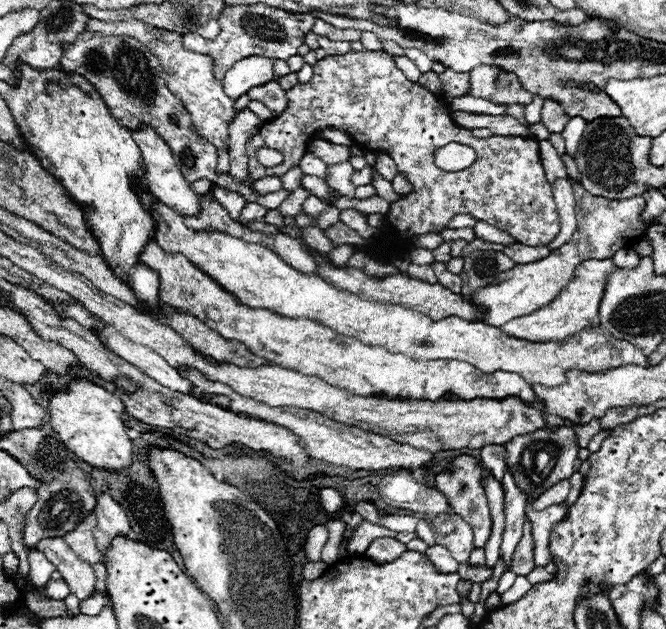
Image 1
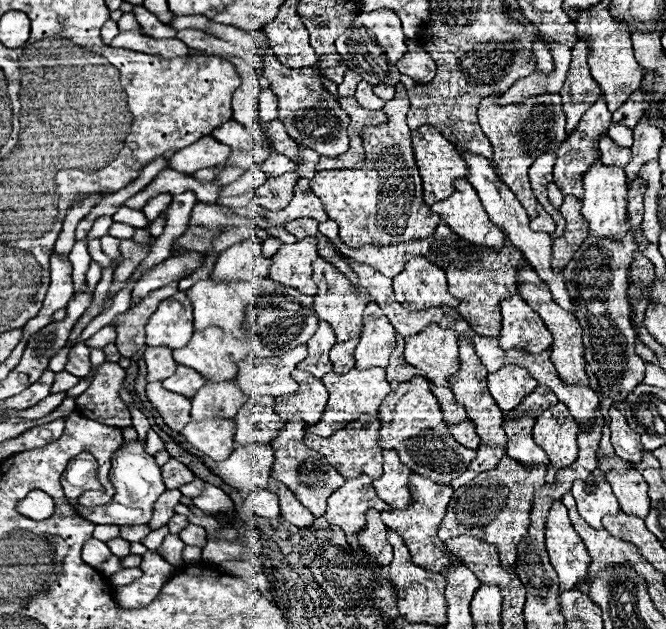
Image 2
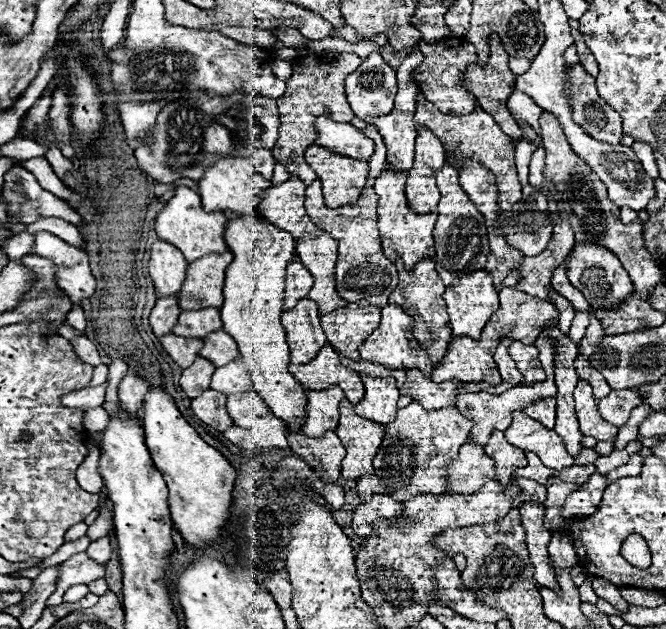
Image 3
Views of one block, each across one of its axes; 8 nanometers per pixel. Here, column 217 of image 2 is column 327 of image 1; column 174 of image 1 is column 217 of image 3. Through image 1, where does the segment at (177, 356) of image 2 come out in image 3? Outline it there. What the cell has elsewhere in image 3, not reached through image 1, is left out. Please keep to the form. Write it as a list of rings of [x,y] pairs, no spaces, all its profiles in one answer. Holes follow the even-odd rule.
[[[208,254],[188,264],[188,274],[178,292],[178,304],[182,312],[220,308],[222,306],[222,284],[224,270],[232,262],[232,254]]]

